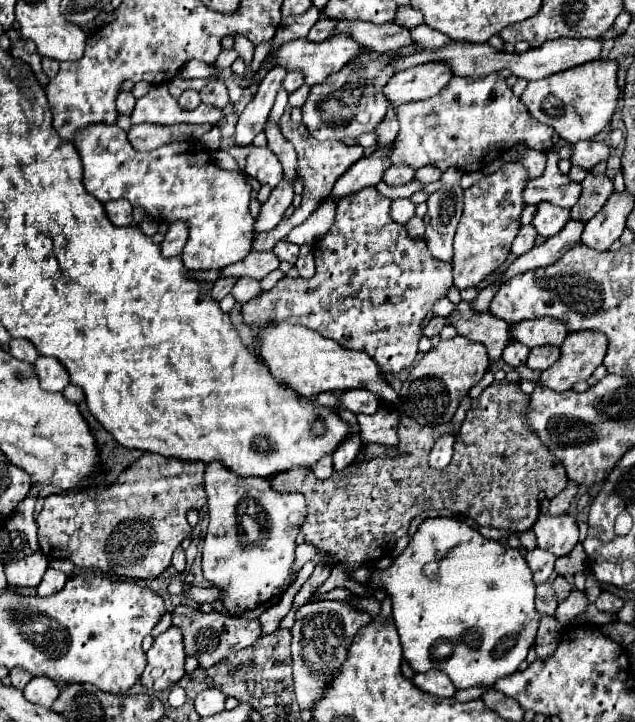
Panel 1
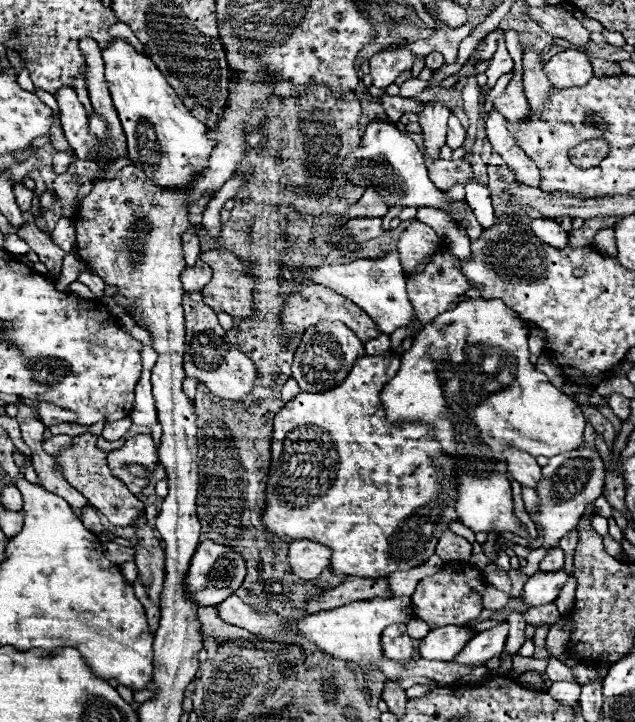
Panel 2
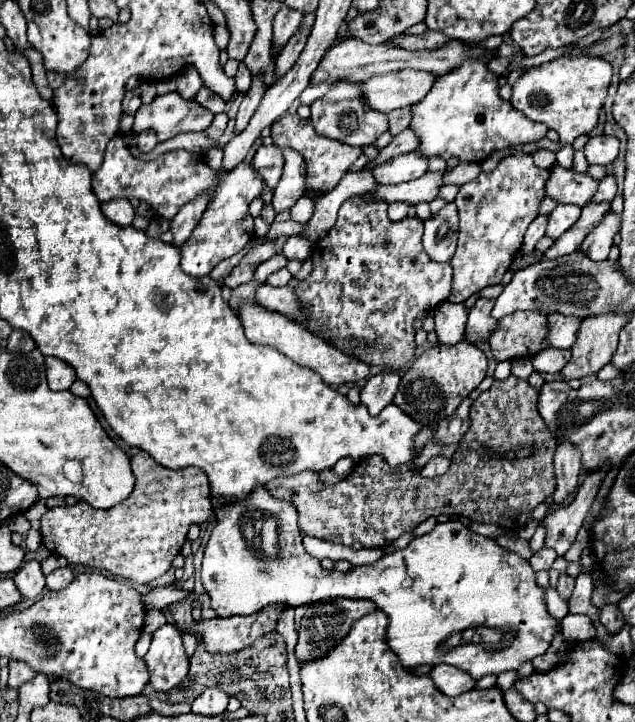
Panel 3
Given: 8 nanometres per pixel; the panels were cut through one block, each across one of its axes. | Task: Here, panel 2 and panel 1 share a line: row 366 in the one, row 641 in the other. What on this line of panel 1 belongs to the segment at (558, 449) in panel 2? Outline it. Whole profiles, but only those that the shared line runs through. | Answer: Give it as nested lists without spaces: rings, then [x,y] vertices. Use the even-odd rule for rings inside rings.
[[[428,518],[420,524],[420,528],[416,530],[416,534],[412,536],[410,544],[404,548],[404,552],[386,568],[386,570],[378,570],[374,568],[368,582],[364,582],[370,588],[382,588],[390,600],[392,600],[392,616],[394,616],[394,624],[398,628],[398,636],[400,636],[400,644],[402,644],[402,656],[404,660],[410,664],[410,668],[414,672],[428,672],[430,668],[442,670],[446,672],[452,682],[456,684],[458,690],[464,688],[472,688],[472,686],[492,686],[498,678],[510,676],[512,672],[518,670],[518,666],[526,660],[528,650],[532,648],[534,640],[536,640],[536,632],[538,632],[538,624],[540,624],[540,612],[534,608],[534,580],[530,574],[530,568],[522,556],[522,552],[518,548],[510,548],[508,544],[500,544],[496,540],[484,538],[478,530],[470,528],[466,522],[456,520],[456,518]],[[428,562],[436,562],[438,564],[438,572],[436,578],[428,578],[424,574],[424,566]]]

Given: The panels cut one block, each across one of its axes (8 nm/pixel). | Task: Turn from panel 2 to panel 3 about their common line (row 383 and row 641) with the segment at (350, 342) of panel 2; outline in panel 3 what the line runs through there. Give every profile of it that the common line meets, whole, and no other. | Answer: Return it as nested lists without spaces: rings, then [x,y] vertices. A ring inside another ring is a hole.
[[[328,600],[328,602],[314,602],[306,608],[306,614],[300,620],[300,628],[298,628],[298,644],[294,648],[296,660],[298,664],[306,664],[318,658],[324,658],[330,650],[334,650],[334,646],[338,646],[338,642],[342,642],[342,638],[348,636],[350,628],[356,624],[358,618],[370,614],[376,610],[376,604],[370,600]]]

